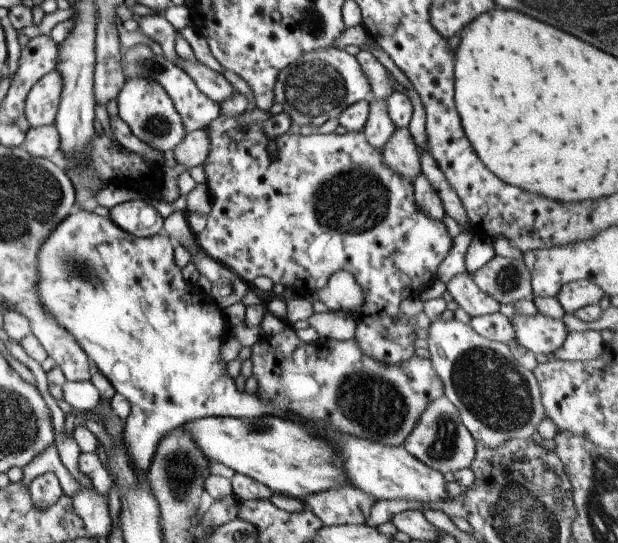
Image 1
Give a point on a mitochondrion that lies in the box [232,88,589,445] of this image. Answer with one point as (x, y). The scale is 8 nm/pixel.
(493, 389)

